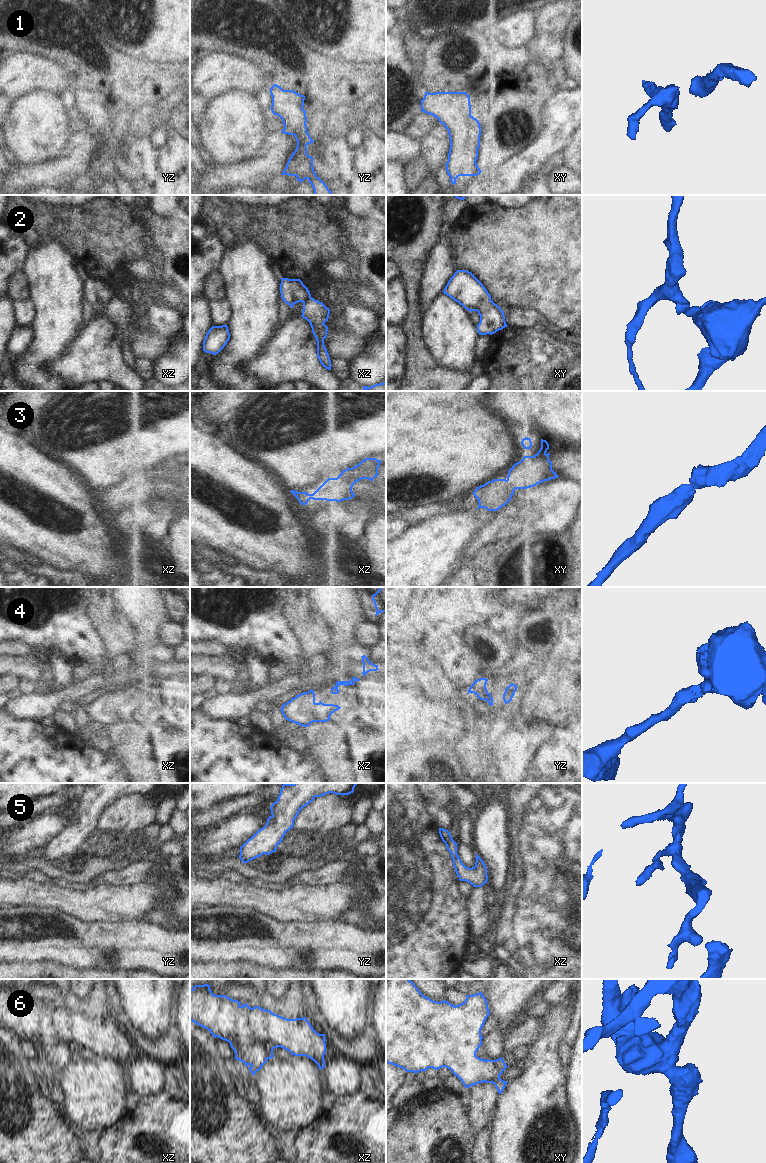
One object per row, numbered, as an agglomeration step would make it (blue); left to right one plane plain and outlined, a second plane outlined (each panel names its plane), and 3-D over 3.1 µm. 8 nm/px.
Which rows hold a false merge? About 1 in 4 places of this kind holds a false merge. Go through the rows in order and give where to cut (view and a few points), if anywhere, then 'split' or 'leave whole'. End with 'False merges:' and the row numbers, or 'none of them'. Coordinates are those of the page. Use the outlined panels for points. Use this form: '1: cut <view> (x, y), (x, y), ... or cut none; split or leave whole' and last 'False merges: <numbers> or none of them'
1: cut none; leave whole
2: cut xz (310, 295), (303, 302); split
3: cut none; leave whole
4: cut none; leave whole
5: cut none; leave whole
6: cut none; leave whole
False merges: 2

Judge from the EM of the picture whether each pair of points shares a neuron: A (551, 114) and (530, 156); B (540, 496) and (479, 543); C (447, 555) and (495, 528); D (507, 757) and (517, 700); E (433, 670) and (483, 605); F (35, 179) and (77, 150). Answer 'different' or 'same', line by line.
A: same
B: same
C: different
D: same
E: different
F: same

